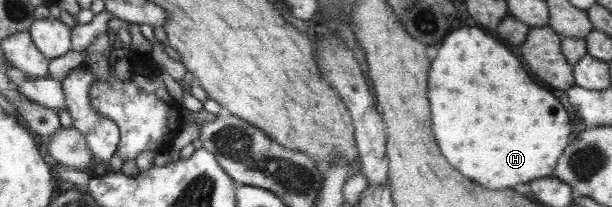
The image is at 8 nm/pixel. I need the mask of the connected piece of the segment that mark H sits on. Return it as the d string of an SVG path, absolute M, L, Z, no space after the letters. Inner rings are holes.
M461 28L443 38L433 70L429 70L429 94L433 94L433 126L437 126L437 142L441 142L445 158L461 174L489 190L513 188L521 182L551 176L569 144L569 112L551 92L537 86L523 64L503 44L487 36L483 28Z

